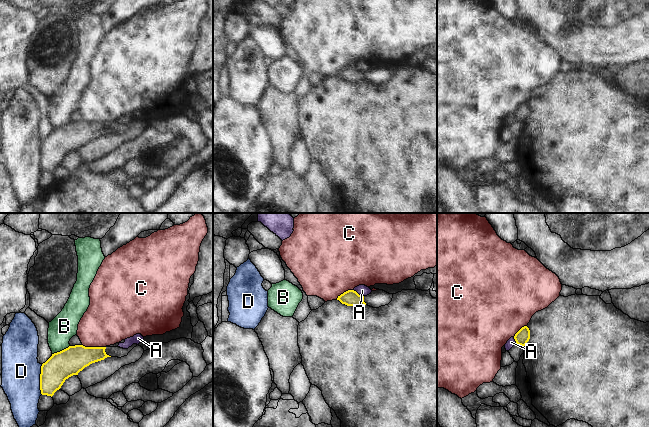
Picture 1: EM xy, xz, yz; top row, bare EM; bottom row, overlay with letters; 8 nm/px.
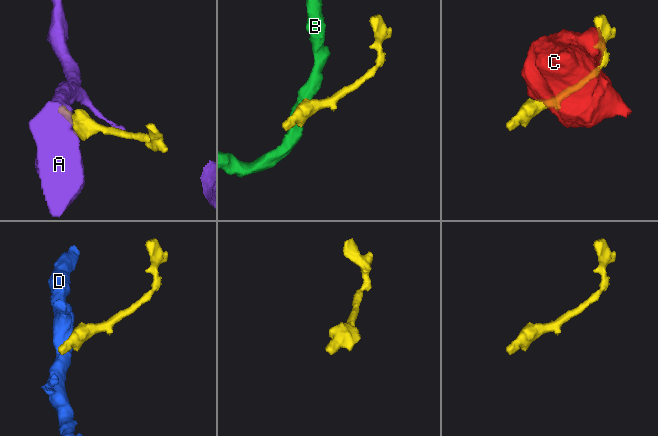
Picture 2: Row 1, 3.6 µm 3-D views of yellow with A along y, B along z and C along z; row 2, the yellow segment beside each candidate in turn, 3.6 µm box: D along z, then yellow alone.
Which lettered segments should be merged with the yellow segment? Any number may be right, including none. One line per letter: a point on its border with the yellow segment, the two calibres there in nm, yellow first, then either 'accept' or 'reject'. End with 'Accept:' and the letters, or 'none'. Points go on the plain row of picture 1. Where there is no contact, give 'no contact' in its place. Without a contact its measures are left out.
A: xz (357, 69) | 130/90 nm | reject
B: xy (60, 127) | 220/220 nm | reject
C: xy (94, 123) | 220/380 nm | reject
D: xy (40, 155) | 220/300 nm | reject
Accept: none

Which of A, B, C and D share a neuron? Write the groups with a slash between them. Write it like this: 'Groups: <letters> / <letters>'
Groups: A / B / C / D

